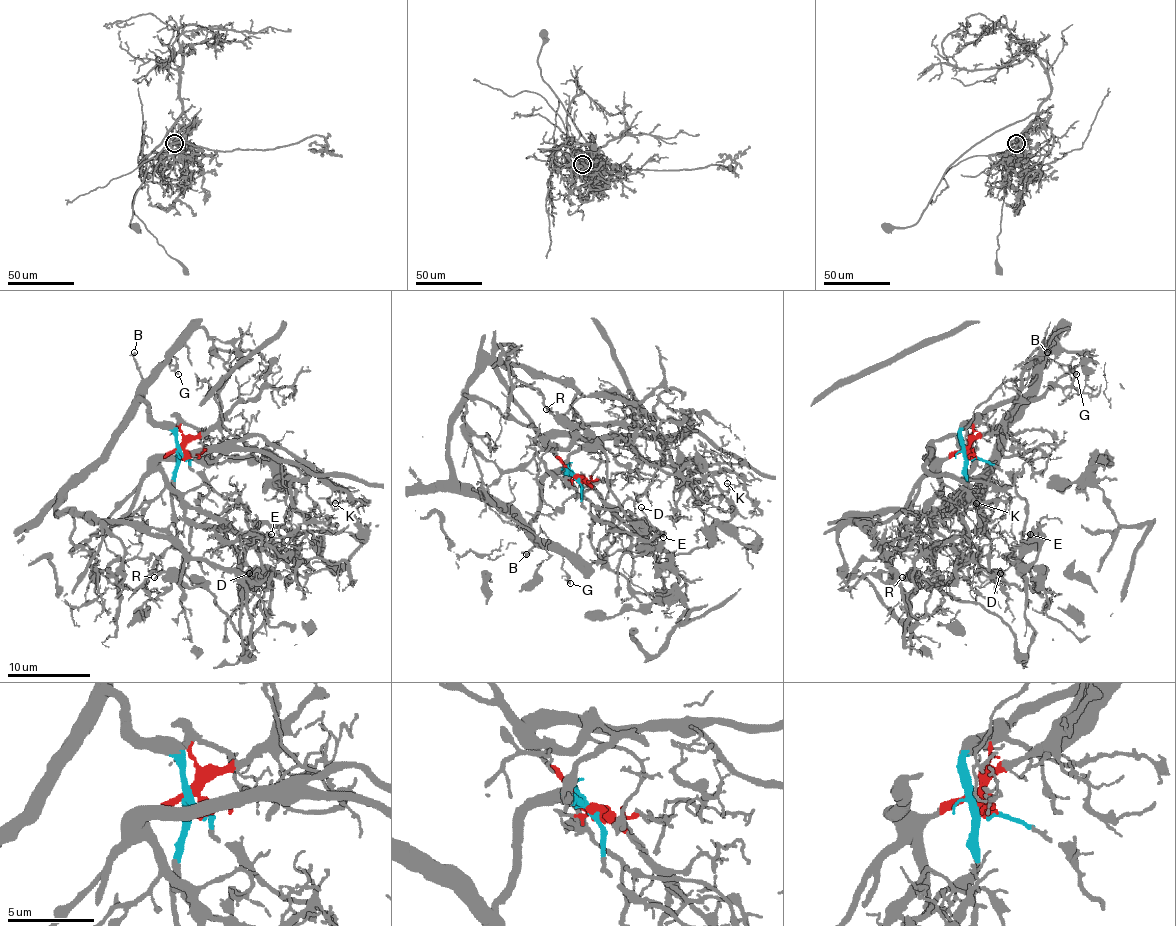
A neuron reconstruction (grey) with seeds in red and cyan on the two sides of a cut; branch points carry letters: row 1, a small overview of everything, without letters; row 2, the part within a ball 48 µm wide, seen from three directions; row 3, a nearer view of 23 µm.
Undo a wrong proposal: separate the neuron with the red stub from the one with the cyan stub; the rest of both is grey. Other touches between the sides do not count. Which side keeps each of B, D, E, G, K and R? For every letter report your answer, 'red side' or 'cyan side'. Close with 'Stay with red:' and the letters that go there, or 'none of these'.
B: cyan side
D: cyan side
E: cyan side
G: cyan side
K: red side
R: cyan side
Stay with red: K

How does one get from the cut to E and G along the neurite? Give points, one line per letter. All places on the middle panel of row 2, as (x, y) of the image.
E: (575, 475), (581, 504), (587, 513), (629, 534), (647, 531), (664, 538)
G: (575, 475), (566, 467), (552, 471), (543, 479), (541, 504), (531, 523), (535, 536), (560, 554), (570, 583)

